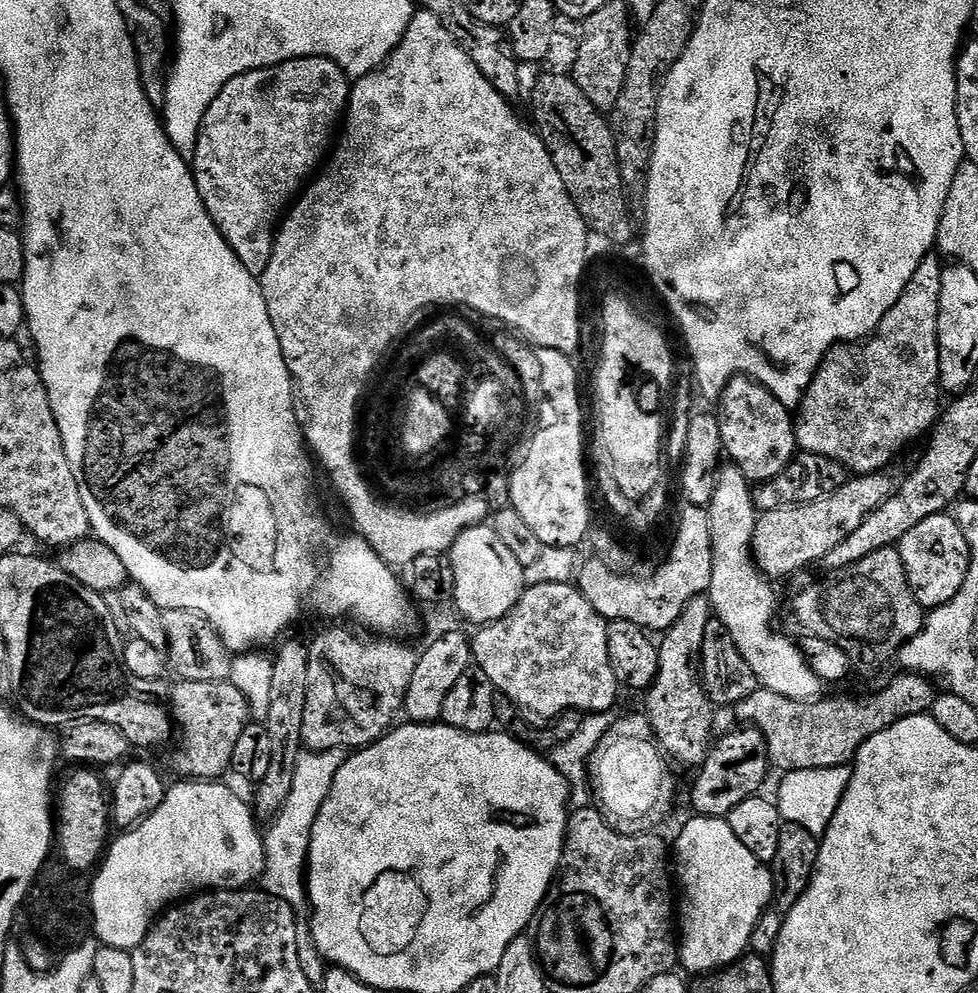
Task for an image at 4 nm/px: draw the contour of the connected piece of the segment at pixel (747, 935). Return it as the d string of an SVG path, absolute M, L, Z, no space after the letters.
M698 815L691 819L685 822L676 848L674 844L674 876L678 881L678 964L685 973L711 974L729 968L749 951L754 926L758 926L758 918L774 900L772 874L765 861L754 858L754 854L738 842L727 819Z

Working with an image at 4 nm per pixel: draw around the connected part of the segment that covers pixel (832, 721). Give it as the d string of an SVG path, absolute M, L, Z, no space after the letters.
M904 672L899 674L888 685L885 686L881 692L872 692L869 696L836 696L833 700L829 698L817 698L814 700L795 700L794 698L786 698L782 694L774 694L774 690L769 688L757 688L754 694L750 694L750 698L746 698L742 702L734 705L734 712L736 716L748 726L755 726L762 734L762 738L766 738L766 750L768 751L768 762L773 769L780 768L781 773L793 772L794 770L818 770L819 768L843 768L853 763L856 752L863 746L870 738L874 738L874 734L882 734L882 730L886 730L890 726L894 726L900 720L905 720L911 716L925 715L931 709L932 703L936 701L938 695L937 689L932 689L933 681L927 676L922 676L914 672Z

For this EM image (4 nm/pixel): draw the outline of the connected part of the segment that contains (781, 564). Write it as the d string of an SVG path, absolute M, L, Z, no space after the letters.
M891 471L871 472L865 476L856 476L846 481L834 494L826 494L818 498L818 502L806 502L794 506L782 506L778 510L763 513L756 521L754 538L752 539L752 554L756 557L756 565L769 578L776 576L792 576L811 564L819 565L882 502L886 502L896 493L897 477L891 476Z

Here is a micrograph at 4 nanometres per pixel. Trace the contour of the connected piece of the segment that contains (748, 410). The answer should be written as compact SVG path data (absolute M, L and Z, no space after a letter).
M751 375L731 376L722 390L718 407L720 407L718 415L724 452L727 459L735 464L738 470L742 470L742 474L749 482L763 482L778 478L778 474L782 474L786 470L786 466L797 459L798 445L793 413L785 404L778 402L778 398L774 398L774 394L770 394L770 390L766 390L766 386L753 380Z

